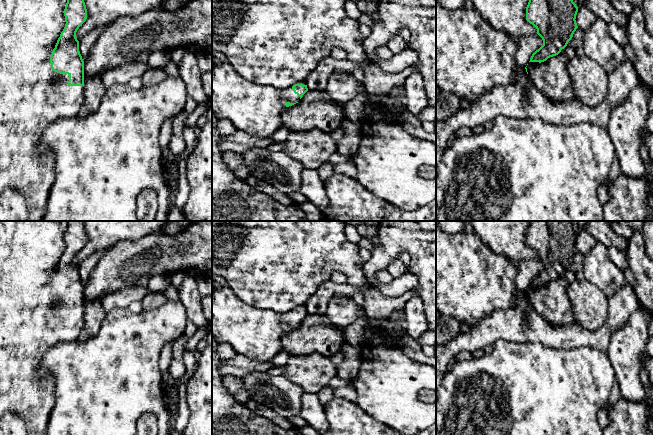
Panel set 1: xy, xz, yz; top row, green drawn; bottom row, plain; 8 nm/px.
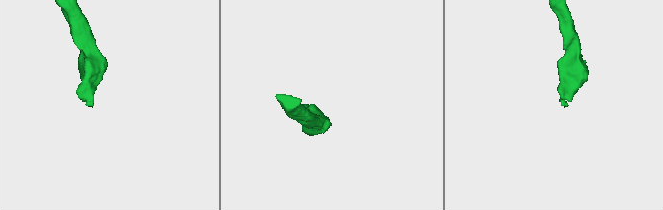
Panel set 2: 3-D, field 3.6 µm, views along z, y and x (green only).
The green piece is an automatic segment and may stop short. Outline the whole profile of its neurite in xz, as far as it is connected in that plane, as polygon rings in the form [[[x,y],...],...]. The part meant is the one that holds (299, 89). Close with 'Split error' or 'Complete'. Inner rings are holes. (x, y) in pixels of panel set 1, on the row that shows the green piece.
[[[212,50],[212,114],[218,120],[229,120],[238,131],[267,139],[282,128],[284,110],[300,101],[308,91],[304,82],[291,87],[276,89],[248,81],[235,71],[225,55]]]. Split error

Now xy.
[[[0,0],[0,195],[8,189],[14,189],[15,191],[19,192],[25,198],[28,209],[29,221],[42,221],[46,211],[50,189],[55,179],[54,151],[51,149],[41,151],[38,148],[41,135],[44,129],[55,120],[59,118],[71,118],[77,116],[84,102],[84,61],[79,51],[79,41],[76,38],[76,32],[79,27],[82,26],[82,24],[86,21],[86,19],[87,9],[84,0]]]. Split error

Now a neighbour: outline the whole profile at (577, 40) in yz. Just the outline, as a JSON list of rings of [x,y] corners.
[[[579,27],[573,34],[572,39],[568,42],[567,46],[576,49],[579,46],[583,46],[583,30]]]

